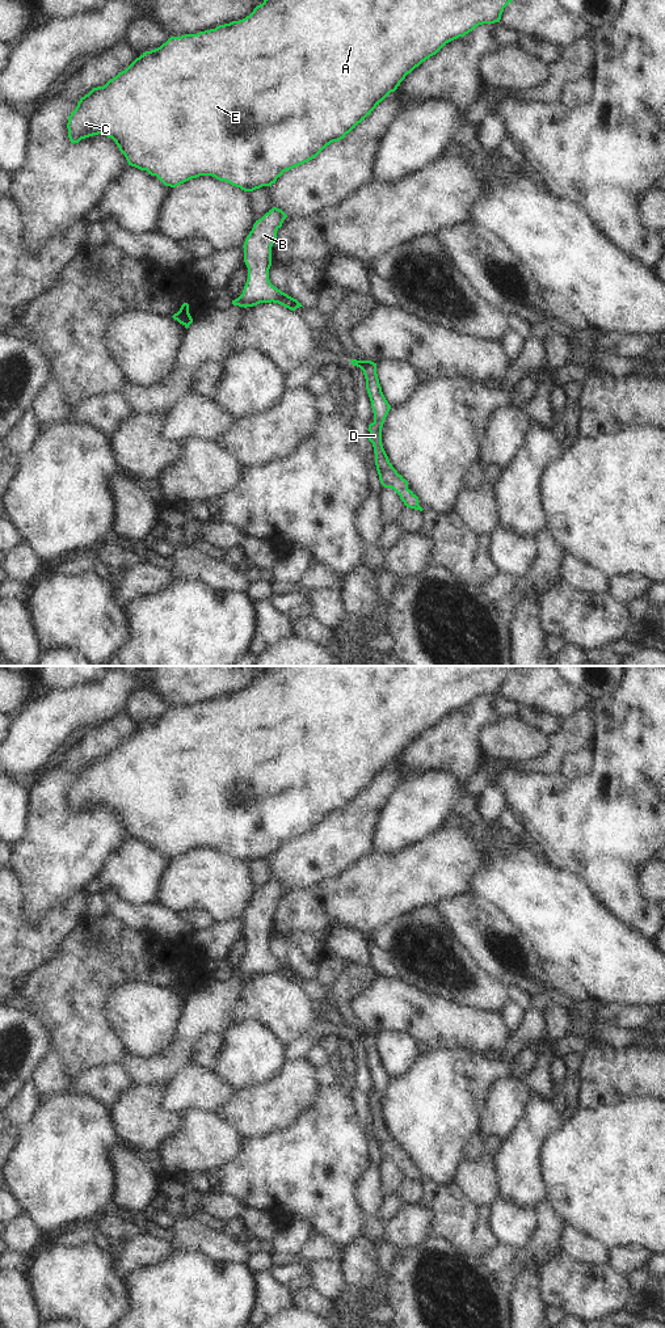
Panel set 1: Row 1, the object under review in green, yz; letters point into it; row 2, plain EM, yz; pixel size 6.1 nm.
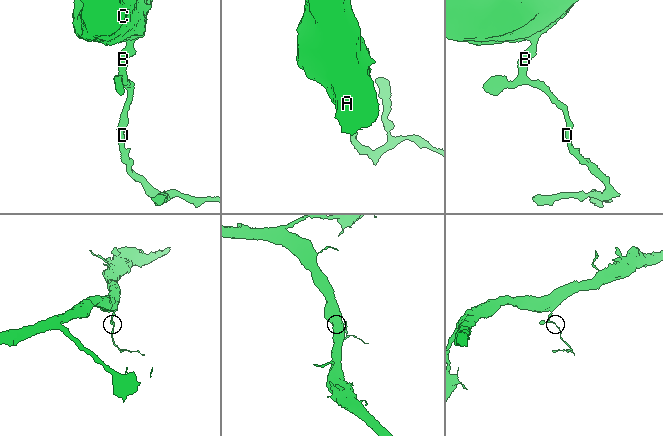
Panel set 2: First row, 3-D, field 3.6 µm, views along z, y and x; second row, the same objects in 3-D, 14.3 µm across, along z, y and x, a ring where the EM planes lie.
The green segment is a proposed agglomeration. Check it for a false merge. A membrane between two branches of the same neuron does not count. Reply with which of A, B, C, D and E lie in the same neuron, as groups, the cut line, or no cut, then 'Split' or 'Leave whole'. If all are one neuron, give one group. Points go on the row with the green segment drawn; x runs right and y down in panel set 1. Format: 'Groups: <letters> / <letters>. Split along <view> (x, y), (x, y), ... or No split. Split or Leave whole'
Groups: A B C D E. No split. Leave whole.

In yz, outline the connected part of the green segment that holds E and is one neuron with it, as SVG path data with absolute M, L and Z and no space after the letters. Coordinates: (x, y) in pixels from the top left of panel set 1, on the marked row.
M264 0L243 20L215 29L171 37L160 47L143 52L125 71L104 87L93 88L80 98L68 117L71 143L104 134L111 138L129 165L156 176L165 186L176 187L199 176L212 176L244 191L272 186L286 170L316 157L327 146L345 138L422 62L435 55L446 43L464 37L476 26L500 22L504 8L513 0Z

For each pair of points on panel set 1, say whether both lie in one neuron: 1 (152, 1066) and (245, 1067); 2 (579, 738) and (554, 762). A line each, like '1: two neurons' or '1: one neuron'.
1: two neurons
2: one neuron

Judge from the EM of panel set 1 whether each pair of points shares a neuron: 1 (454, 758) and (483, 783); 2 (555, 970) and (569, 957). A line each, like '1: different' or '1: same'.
1: different
2: different

